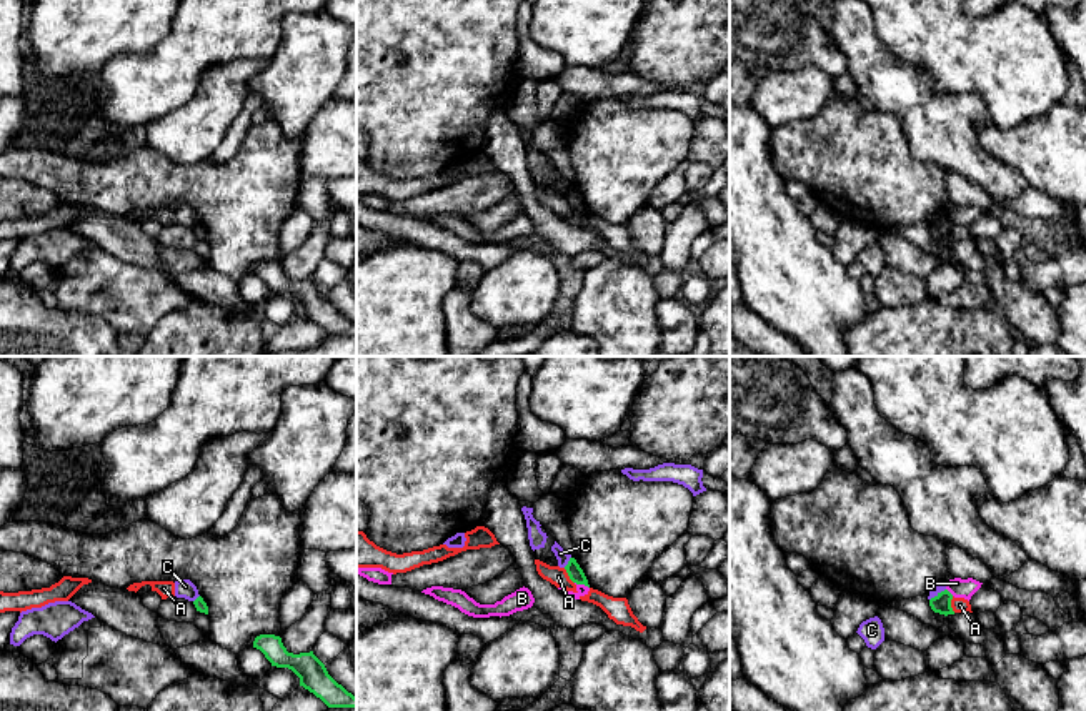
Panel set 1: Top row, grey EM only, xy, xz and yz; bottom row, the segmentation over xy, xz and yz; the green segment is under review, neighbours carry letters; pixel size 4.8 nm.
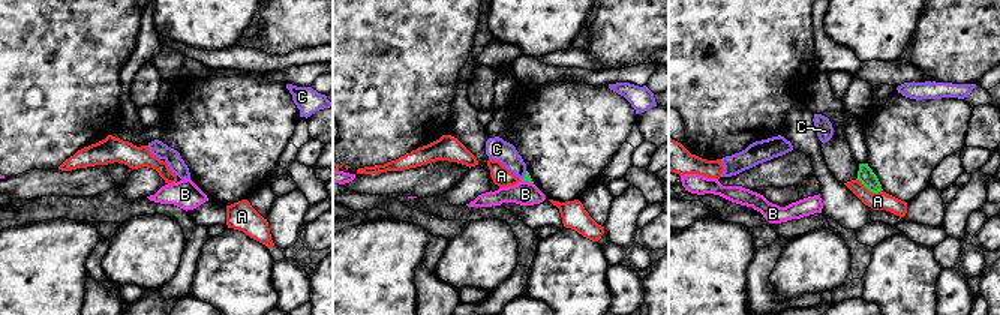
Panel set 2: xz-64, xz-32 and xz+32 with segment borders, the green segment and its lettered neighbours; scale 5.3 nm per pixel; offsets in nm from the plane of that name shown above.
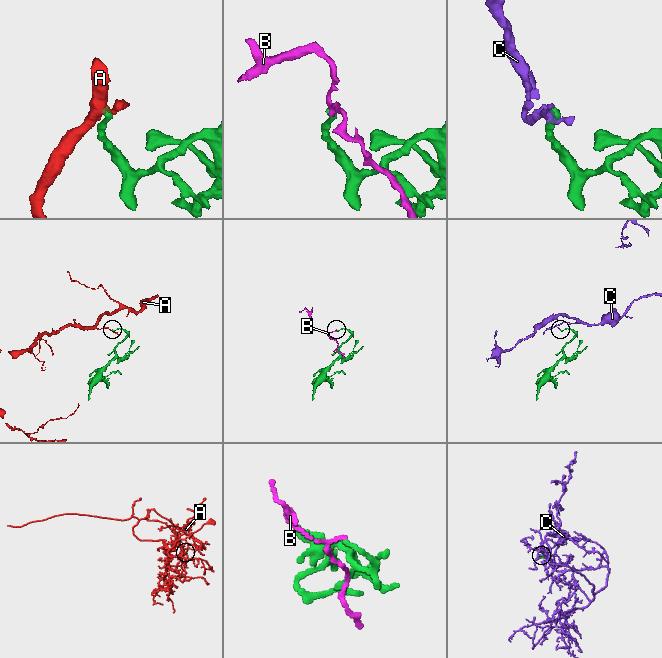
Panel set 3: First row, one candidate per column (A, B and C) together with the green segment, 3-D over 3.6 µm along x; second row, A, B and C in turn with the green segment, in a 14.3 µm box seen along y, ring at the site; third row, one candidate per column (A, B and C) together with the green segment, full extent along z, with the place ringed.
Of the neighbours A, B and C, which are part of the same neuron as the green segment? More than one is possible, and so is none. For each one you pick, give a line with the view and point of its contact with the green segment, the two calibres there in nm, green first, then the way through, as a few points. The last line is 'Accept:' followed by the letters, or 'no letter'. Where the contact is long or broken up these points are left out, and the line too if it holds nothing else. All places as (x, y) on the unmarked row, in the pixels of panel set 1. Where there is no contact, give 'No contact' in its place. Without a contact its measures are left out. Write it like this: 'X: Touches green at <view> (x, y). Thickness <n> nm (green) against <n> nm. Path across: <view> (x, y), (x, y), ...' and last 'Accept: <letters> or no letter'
Accept: no letter

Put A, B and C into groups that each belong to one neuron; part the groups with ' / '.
A / B / C

